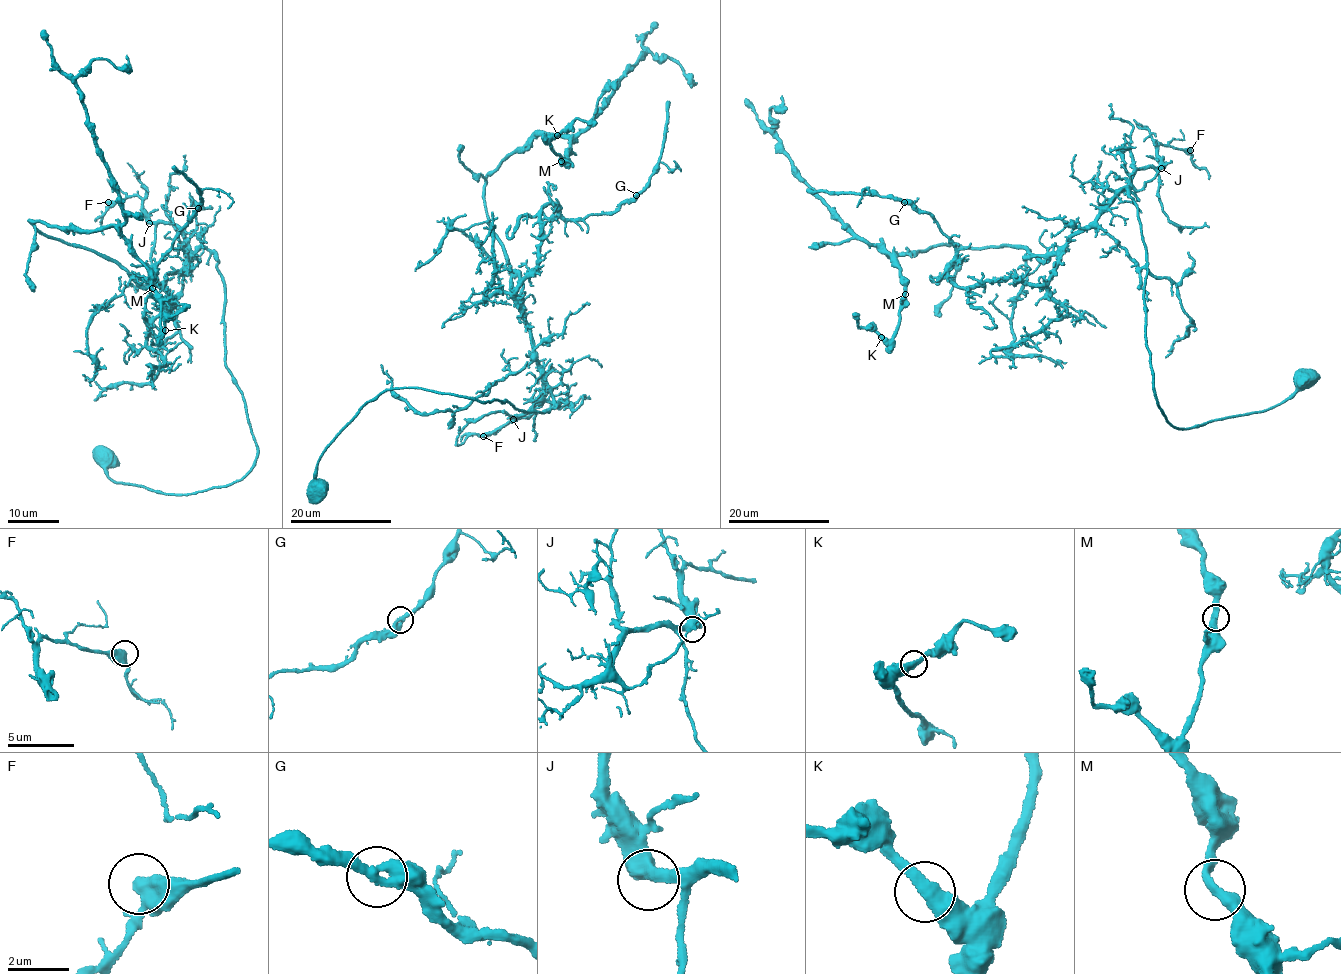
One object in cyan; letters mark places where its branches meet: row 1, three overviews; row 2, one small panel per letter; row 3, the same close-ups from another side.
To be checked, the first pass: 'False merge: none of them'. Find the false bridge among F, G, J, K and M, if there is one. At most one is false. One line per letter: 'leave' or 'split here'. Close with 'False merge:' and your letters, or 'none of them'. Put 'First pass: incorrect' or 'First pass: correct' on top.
First pass: incorrect
F: leave
G: split here
J: leave
K: leave
M: leave
False merge: G

